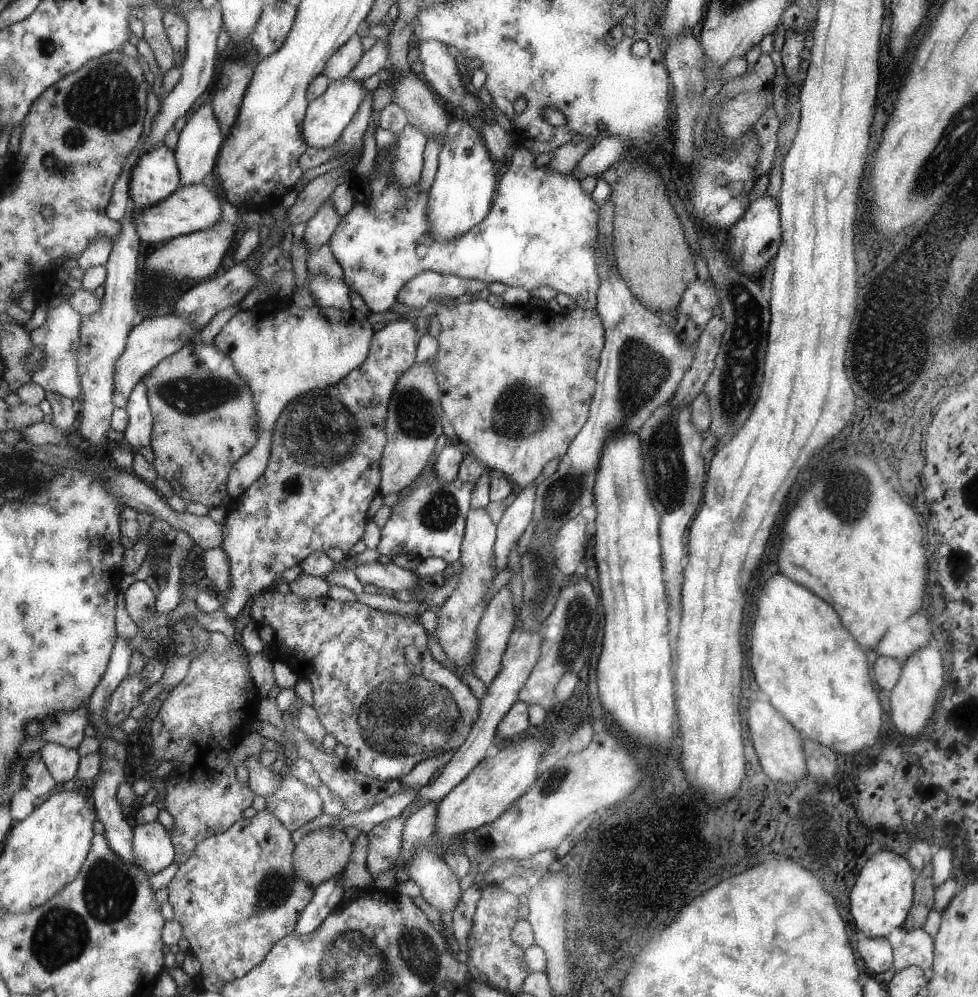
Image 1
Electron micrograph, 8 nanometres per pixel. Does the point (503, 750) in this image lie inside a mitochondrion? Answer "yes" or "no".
no

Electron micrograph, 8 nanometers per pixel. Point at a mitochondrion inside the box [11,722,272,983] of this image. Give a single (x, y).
(109, 890)

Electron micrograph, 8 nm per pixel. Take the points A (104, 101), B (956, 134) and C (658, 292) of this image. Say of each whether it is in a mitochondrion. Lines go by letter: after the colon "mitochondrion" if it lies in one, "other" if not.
A: mitochondrion
B: mitochondrion
C: other

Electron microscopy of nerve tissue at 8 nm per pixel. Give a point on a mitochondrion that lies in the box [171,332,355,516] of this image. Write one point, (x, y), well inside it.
(297, 421)

